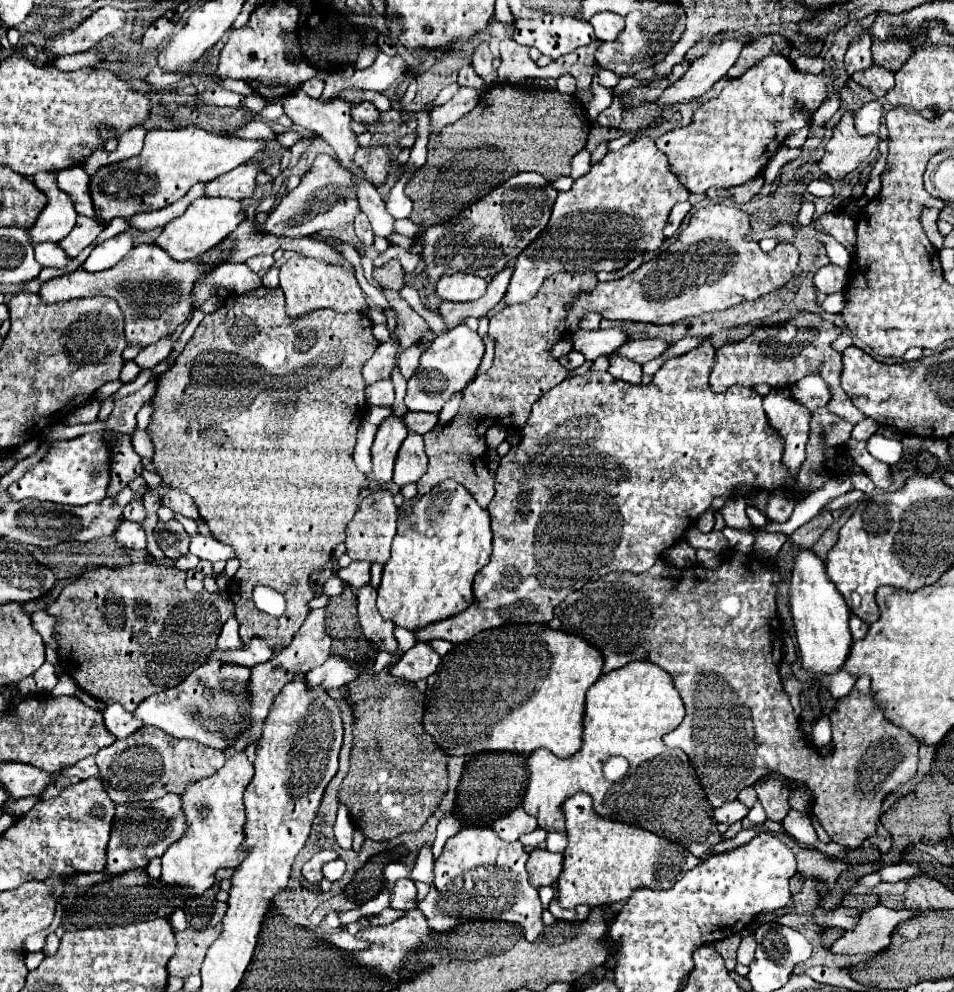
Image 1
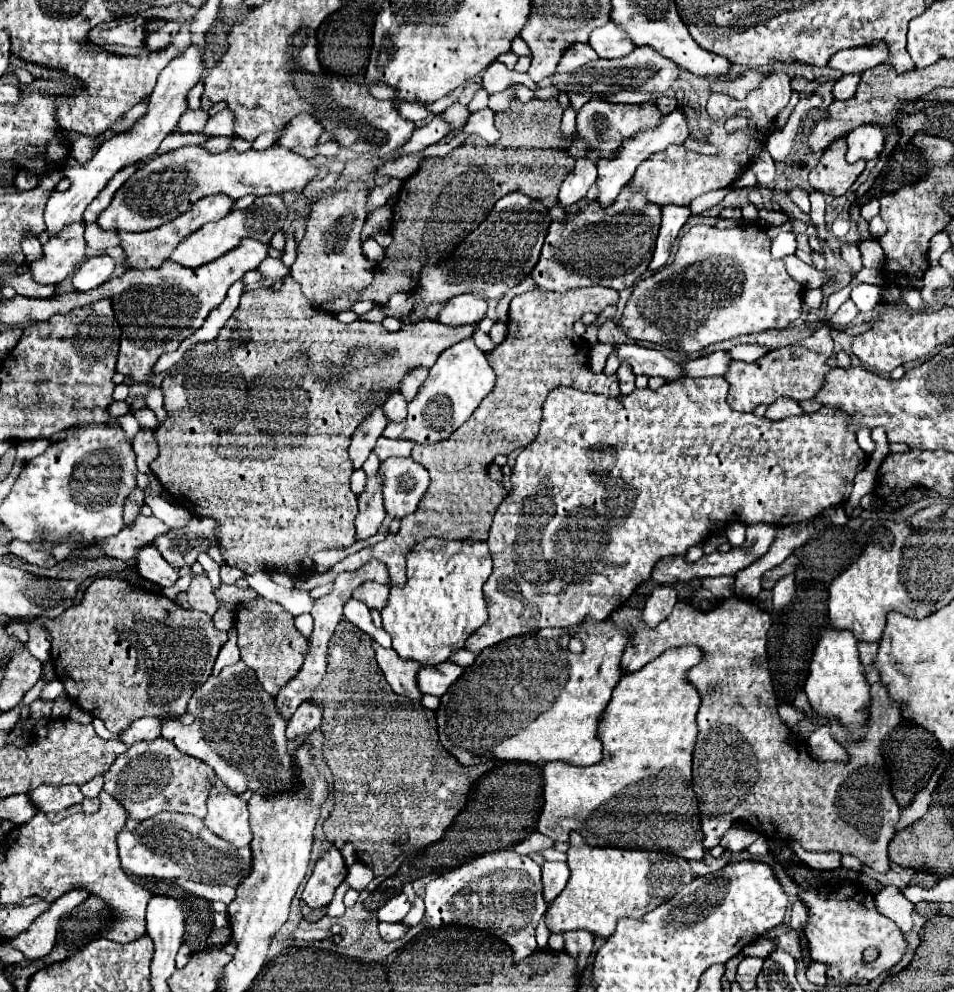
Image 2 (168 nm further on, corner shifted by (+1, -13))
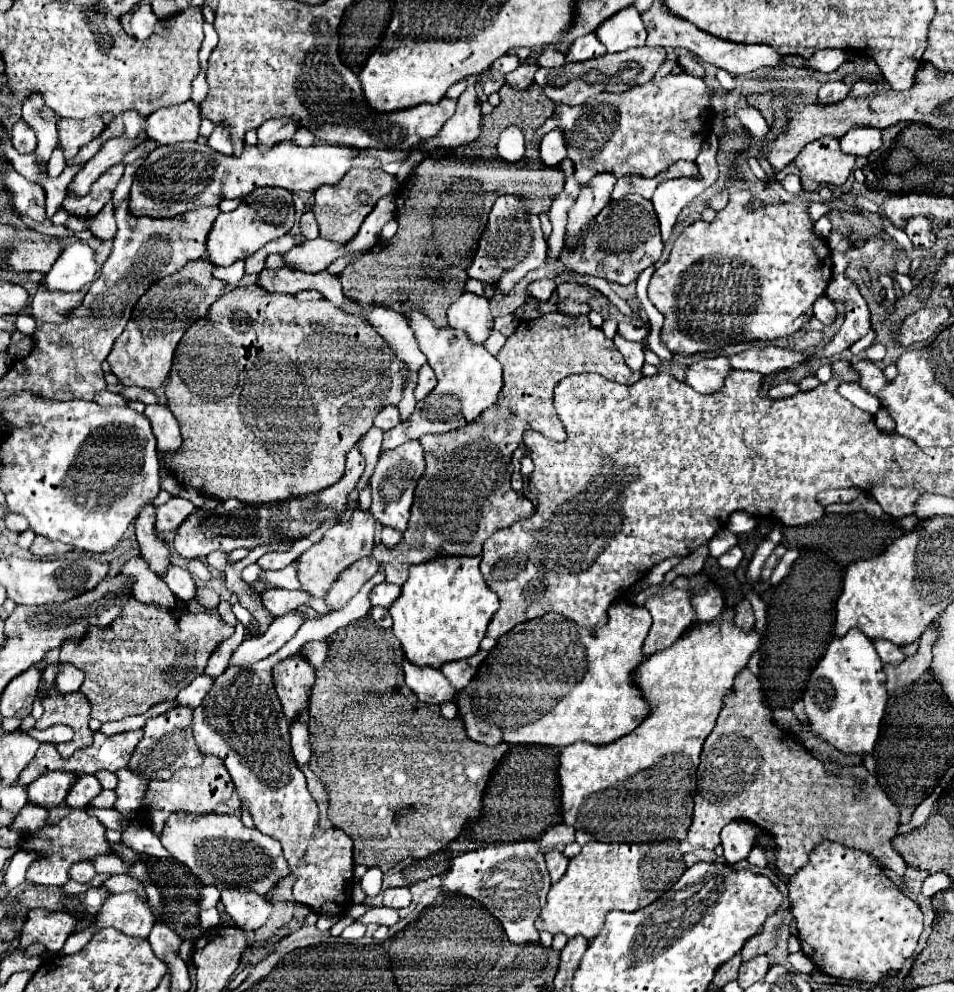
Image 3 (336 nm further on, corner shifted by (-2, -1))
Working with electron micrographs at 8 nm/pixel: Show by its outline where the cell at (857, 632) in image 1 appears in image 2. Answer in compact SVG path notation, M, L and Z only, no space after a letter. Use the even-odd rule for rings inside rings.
M859 643L859 655L861 655L863 667L869 667L875 661L877 649L879 649L877 643Z

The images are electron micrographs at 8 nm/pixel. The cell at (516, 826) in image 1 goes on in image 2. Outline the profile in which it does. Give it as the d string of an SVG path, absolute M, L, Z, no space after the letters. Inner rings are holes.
M531 833L529 839L517 843L513 849L519 851L521 855L533 855L533 853L541 853L541 851L545 851L545 849L551 849L553 845L555 845L555 843L553 843L549 837L545 837L545 835L541 835L541 833Z

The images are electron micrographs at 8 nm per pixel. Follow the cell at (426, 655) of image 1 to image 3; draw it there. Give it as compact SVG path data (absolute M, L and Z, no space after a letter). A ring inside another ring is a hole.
M478 651L474 653L474 657L462 659L462 661L450 661L446 665L442 665L442 673L446 675L446 679L456 687L456 689L464 689L468 685L468 681L474 677L478 665L484 661L488 653L486 651Z

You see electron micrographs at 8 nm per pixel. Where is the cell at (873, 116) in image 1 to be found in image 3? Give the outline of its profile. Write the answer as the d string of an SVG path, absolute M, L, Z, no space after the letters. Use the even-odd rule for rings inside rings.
M866 125L850 129L846 137L840 139L842 151L852 153L852 155L870 155L872 151L882 147L882 131L880 129L870 129Z

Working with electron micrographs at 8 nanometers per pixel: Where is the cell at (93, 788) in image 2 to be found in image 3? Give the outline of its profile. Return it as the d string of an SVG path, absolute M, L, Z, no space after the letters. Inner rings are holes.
M98 771L94 777L98 779L98 783L100 783L104 789L114 789L114 787L116 787L116 781L118 781L112 771Z

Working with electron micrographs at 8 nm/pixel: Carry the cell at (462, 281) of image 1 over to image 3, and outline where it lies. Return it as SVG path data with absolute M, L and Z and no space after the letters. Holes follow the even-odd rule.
M462 293L448 309L448 325L464 329L474 343L484 343L492 331L490 301L476 293Z

